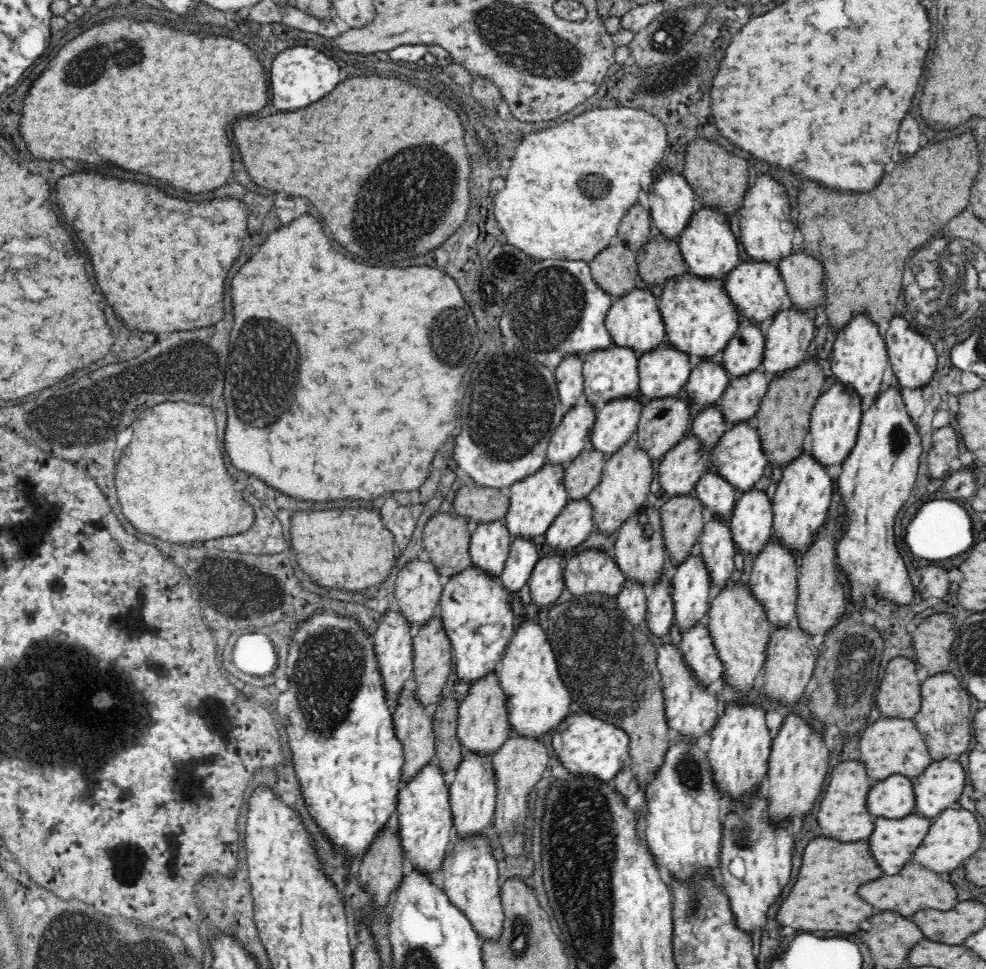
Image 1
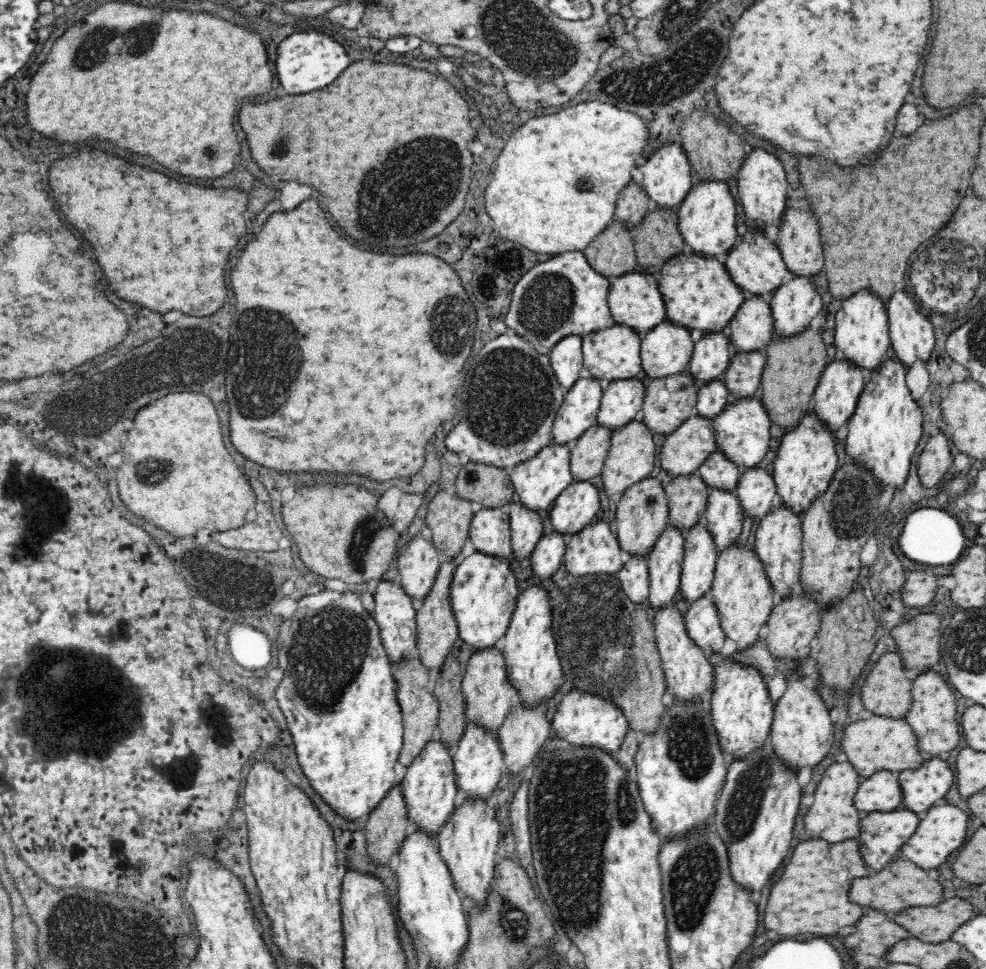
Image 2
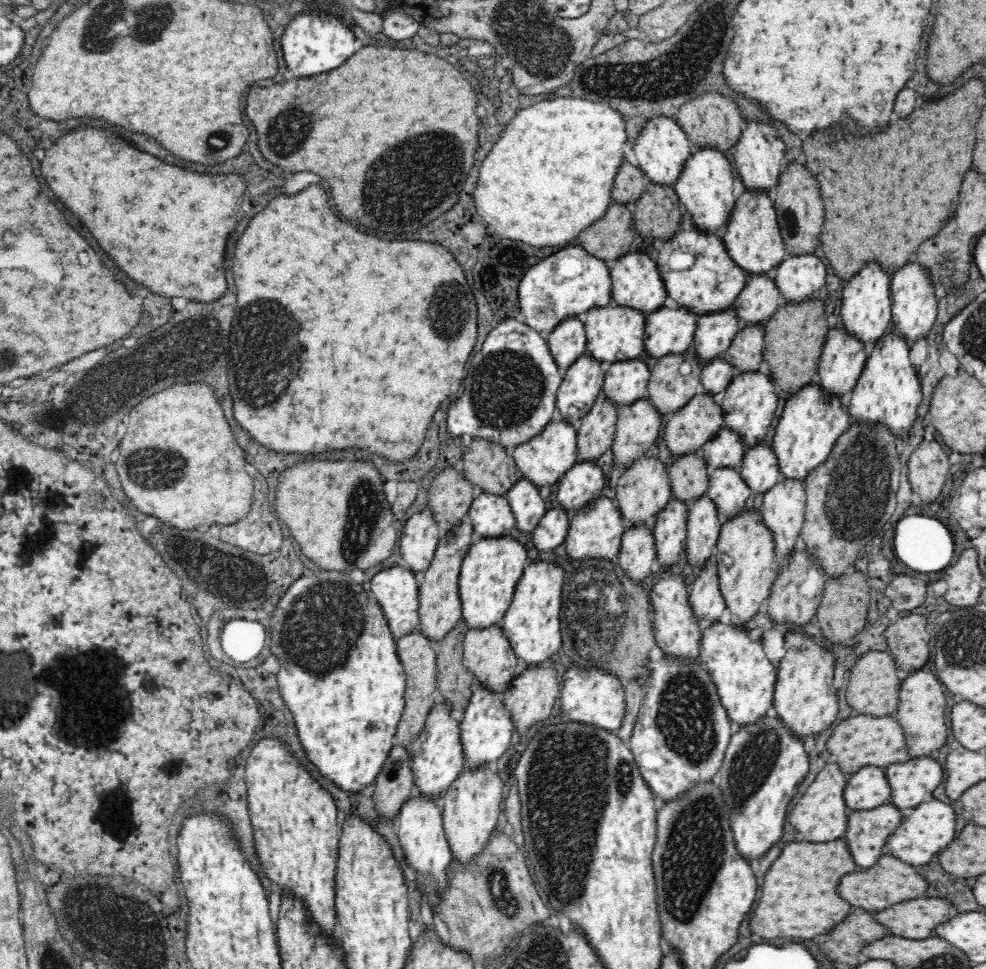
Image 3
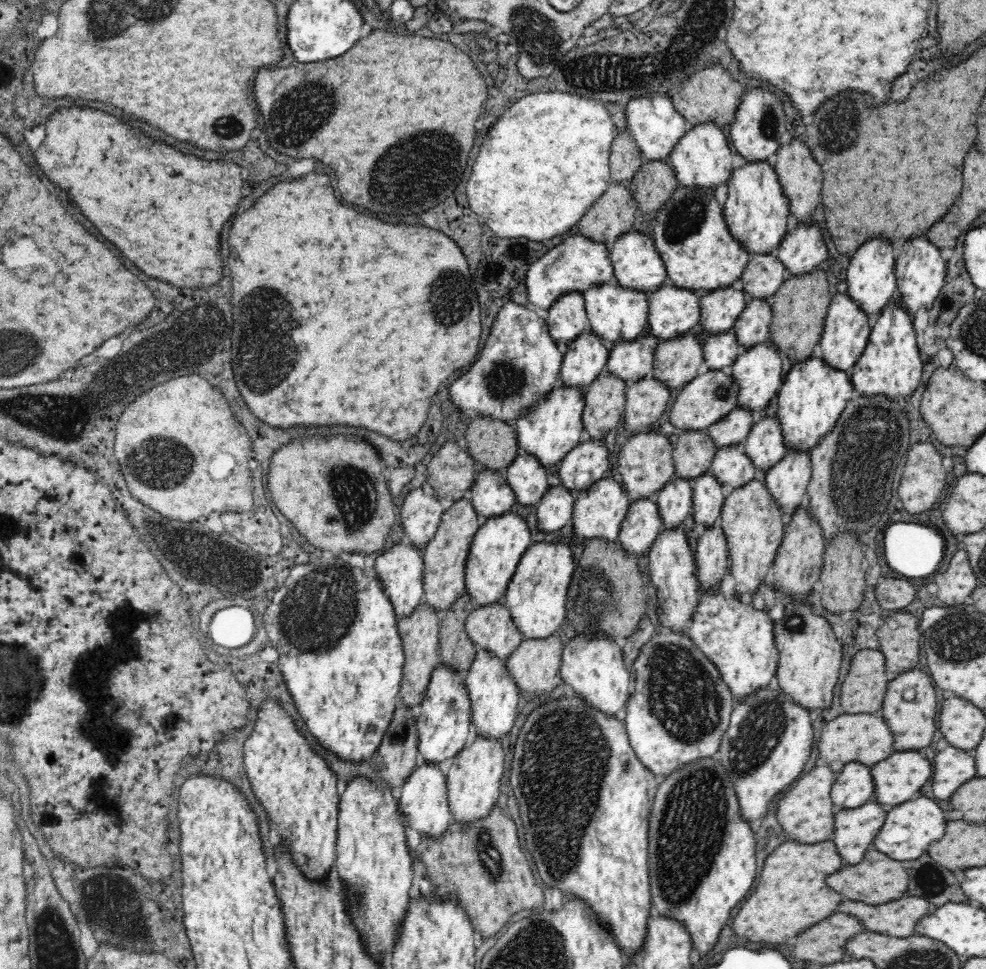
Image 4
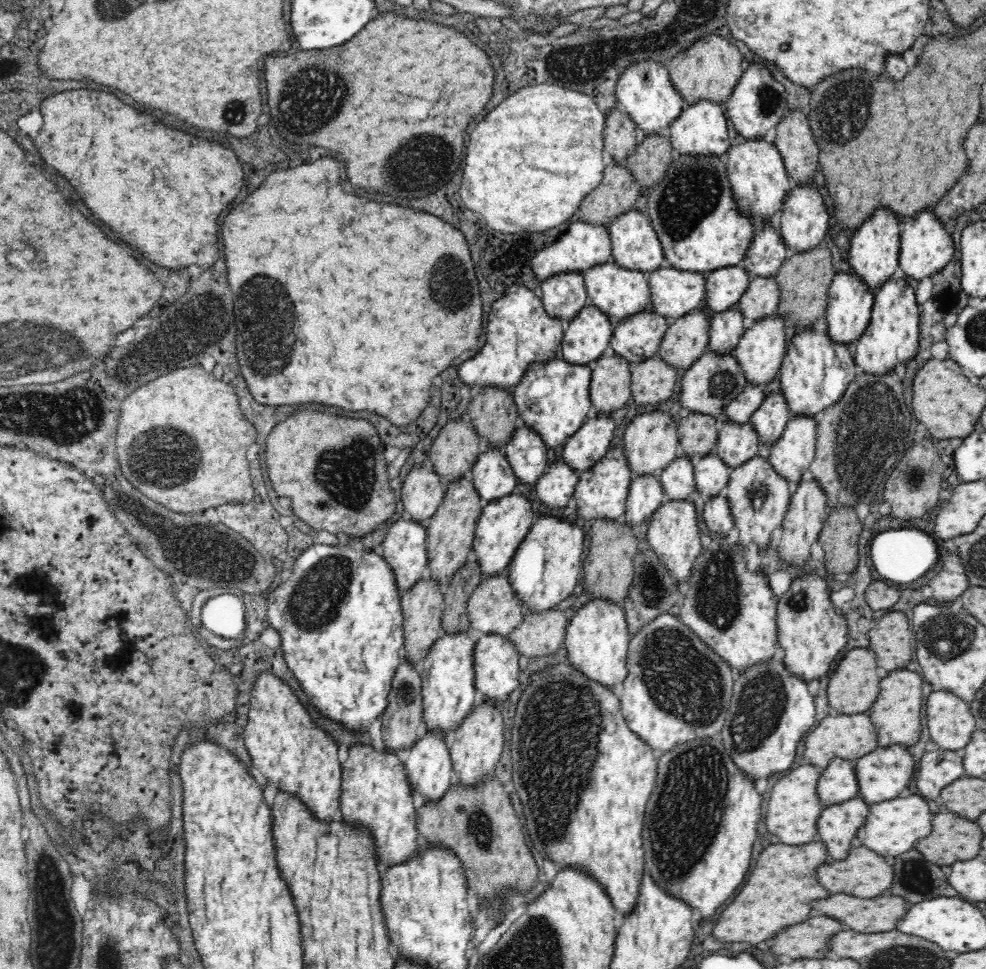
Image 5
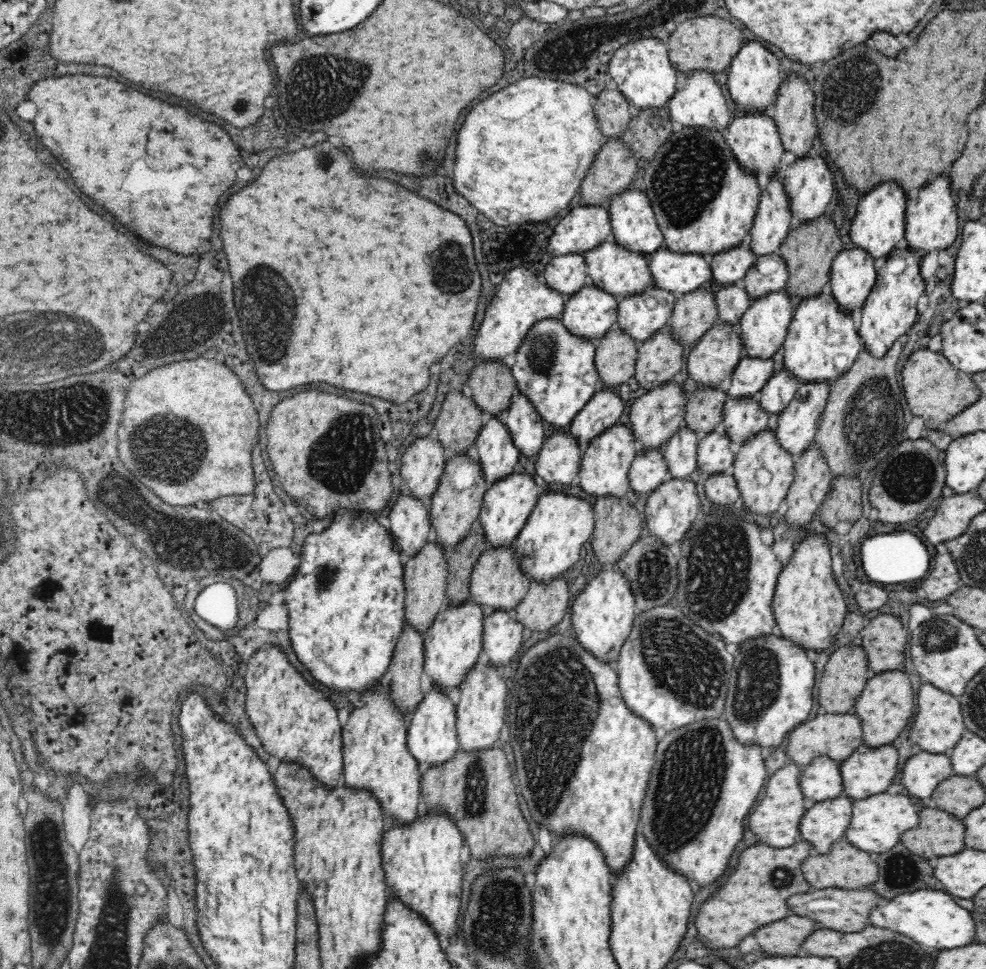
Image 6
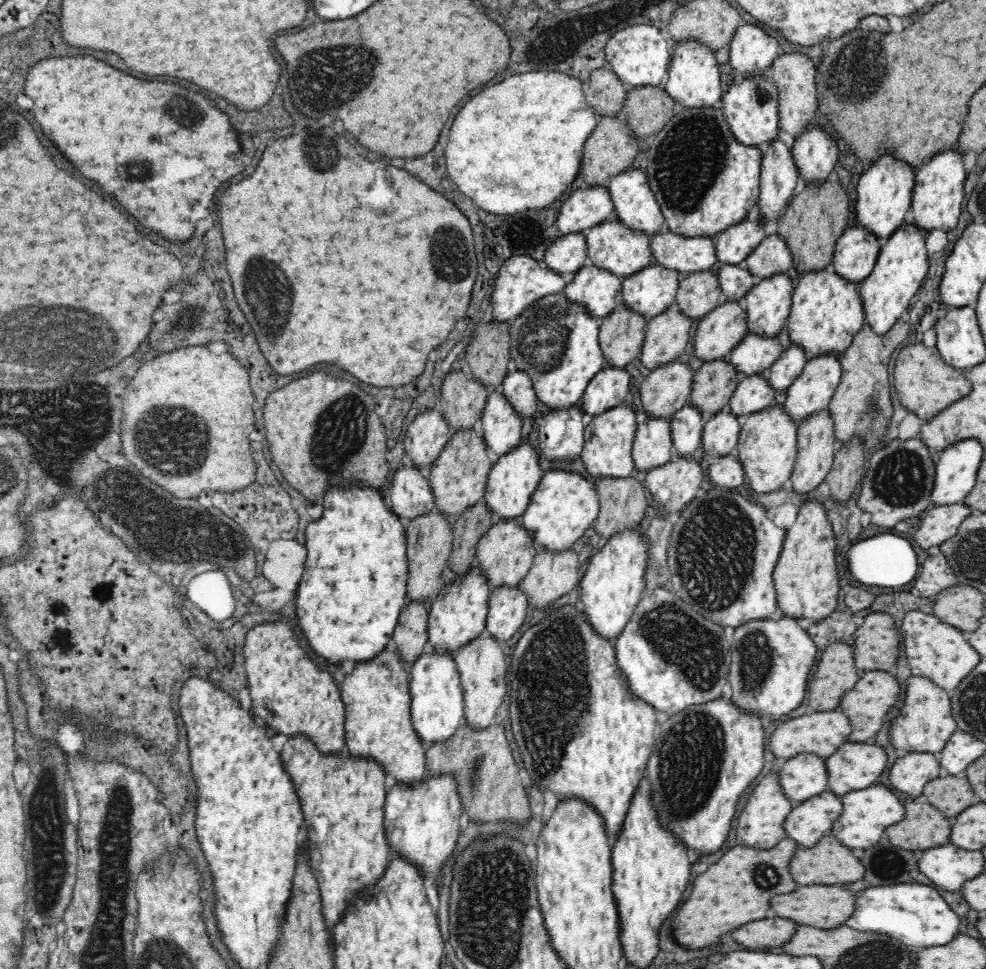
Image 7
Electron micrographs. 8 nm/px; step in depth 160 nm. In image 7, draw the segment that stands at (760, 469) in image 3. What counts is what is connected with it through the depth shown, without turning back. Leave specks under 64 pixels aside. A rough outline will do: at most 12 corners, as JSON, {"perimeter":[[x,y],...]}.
{"perimeter":[[791,344],[770,366],[768,385],[788,390],[807,360],[800,347]]}

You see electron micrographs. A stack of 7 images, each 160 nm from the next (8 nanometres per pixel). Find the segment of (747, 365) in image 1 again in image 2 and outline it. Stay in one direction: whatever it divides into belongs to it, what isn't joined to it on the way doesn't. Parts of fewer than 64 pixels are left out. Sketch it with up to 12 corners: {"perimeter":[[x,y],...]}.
{"perimeter":[[746,296],[722,331],[734,354],[766,349],[772,311]]}

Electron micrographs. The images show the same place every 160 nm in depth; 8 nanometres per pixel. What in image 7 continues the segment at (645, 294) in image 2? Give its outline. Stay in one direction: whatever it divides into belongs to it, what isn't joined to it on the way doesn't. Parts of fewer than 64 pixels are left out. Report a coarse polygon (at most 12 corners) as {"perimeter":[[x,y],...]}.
{"perimeter":[[644,167],[611,178],[614,217],[650,237],[664,215]]}

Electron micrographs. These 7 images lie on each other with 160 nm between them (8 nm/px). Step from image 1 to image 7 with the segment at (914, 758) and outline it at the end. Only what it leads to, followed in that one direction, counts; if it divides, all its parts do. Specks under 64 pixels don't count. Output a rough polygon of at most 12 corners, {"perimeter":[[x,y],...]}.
{"perimeter":[[840,710],[793,715],[769,748],[778,761],[802,753],[827,759],[850,740]]}

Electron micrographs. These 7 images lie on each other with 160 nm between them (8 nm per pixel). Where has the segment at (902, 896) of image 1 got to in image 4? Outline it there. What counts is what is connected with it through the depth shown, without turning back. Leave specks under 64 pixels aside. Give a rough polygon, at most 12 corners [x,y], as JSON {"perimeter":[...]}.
{"perimeter":[[870,848],[828,876],[850,900],[886,904],[908,892],[902,861]]}

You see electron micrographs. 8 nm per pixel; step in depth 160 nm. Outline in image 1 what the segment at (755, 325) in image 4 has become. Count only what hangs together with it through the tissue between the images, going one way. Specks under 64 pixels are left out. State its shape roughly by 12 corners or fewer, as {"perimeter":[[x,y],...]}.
{"perimeter":[[764,372],[732,379],[718,404],[728,426],[754,423]]}

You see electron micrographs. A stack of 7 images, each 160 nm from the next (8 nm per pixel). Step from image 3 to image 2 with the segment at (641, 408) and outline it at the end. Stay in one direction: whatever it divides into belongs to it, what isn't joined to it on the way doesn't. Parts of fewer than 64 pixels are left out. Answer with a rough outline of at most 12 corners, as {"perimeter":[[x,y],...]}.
{"perimeter":[[638,418],[614,432],[600,474],[618,502],[648,478],[654,436]]}

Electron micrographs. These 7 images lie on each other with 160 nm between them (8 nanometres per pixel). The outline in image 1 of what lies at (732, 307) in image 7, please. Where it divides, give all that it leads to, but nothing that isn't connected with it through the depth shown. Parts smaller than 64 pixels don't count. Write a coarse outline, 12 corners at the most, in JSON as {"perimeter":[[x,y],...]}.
{"perimeter":[[695,436],[659,462],[661,499],[692,494],[711,455]]}

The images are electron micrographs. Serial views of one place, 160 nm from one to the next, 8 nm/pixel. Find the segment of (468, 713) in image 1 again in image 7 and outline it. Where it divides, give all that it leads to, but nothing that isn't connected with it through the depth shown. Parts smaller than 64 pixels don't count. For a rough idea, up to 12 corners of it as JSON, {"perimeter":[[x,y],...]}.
{"perimeter":[[522,519],[494,522],[475,566],[489,595],[518,587],[537,551]]}

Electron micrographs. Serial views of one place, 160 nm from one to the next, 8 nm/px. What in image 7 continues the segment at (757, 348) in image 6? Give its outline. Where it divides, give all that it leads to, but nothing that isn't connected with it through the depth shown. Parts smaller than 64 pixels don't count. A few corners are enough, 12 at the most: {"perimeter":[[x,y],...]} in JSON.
{"perimeter":[[793,274],[772,275],[743,296],[750,333],[780,334]]}

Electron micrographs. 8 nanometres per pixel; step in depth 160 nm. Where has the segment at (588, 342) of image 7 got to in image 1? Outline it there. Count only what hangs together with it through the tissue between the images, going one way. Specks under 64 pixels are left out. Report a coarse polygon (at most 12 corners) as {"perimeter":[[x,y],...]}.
{"perimeter":[[560,465],[508,488],[510,542],[546,534],[569,501]]}

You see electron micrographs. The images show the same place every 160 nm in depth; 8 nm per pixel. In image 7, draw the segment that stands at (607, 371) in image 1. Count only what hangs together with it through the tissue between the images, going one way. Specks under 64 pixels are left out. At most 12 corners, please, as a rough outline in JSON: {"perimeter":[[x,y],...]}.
{"perimeter":[[615,217],[585,233],[592,265],[622,279],[653,264],[651,237]]}

